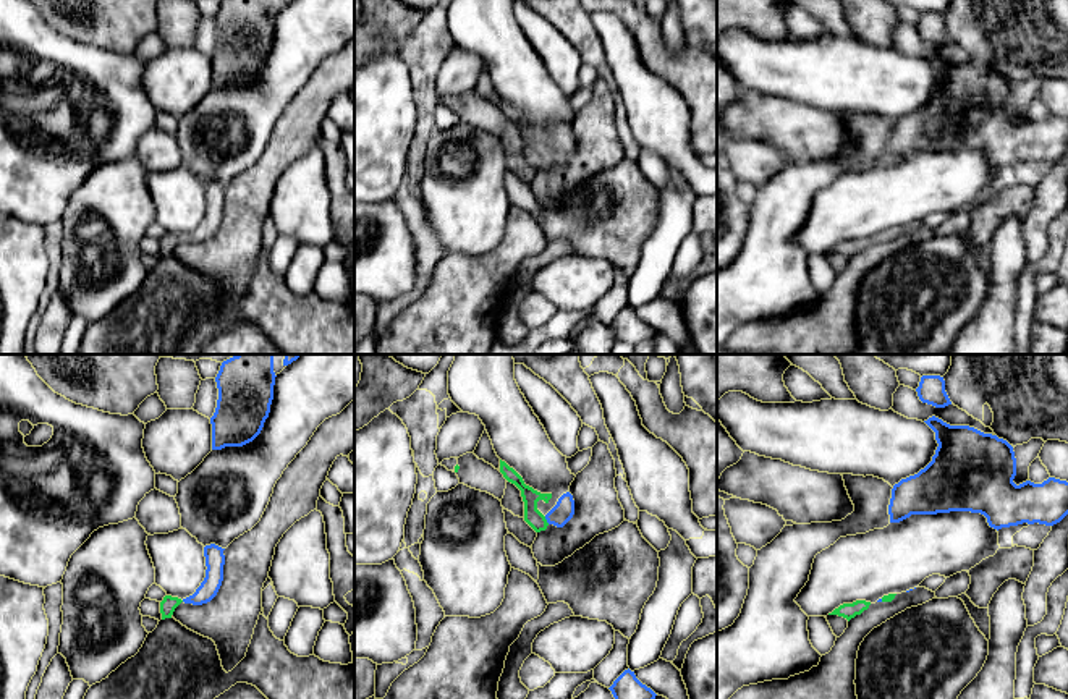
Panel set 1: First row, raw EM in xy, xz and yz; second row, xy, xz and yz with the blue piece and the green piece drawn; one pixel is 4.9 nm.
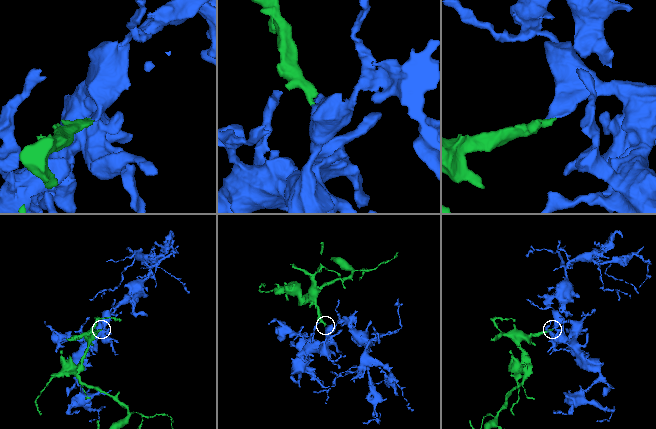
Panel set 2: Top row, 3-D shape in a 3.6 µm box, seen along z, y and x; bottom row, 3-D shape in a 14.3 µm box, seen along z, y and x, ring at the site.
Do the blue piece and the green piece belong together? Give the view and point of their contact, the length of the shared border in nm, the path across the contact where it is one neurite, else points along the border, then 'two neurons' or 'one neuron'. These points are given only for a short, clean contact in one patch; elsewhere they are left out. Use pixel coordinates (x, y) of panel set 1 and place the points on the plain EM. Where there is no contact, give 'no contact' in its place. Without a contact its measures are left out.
xz (546, 156) | 50 nm | across xz (563, 148), (557, 154), (546, 156), (533, 154) | one neuron

